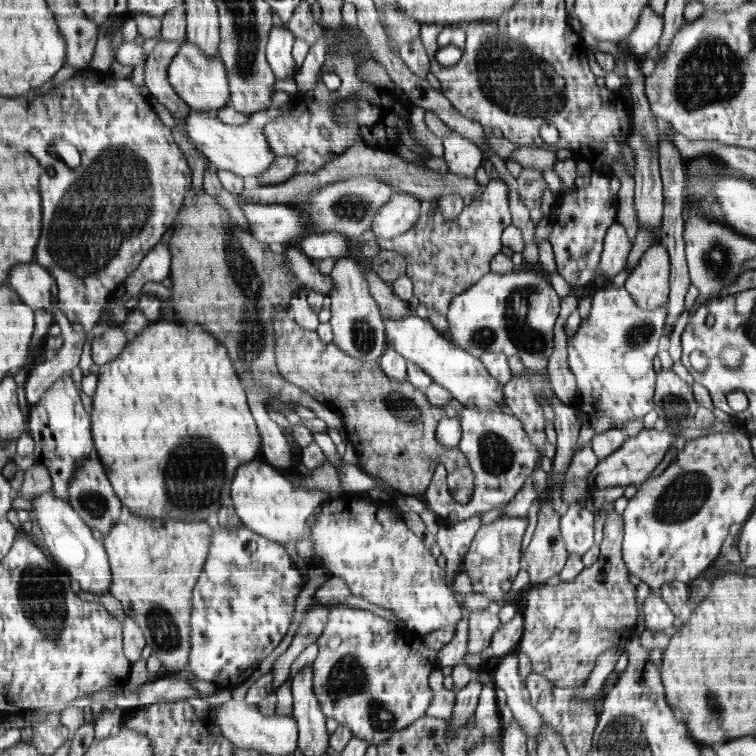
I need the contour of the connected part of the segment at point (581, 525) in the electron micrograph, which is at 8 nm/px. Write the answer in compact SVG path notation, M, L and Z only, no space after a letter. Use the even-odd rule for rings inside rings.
M580 505L567 507L560 516L560 534L569 554L583 555L595 543L595 512Z

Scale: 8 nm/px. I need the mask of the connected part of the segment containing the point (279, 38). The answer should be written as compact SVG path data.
M287 26L276 27L268 32L267 60L279 80L295 80L299 72L298 65L292 57L295 34Z

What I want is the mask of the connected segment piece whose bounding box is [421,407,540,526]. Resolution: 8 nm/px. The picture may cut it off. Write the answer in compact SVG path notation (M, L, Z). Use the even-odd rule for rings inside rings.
M465 407L459 421L462 438L458 447L467 456L475 473L475 486L472 493L474 498L472 497L472 500L470 499L466 504L456 502L447 489L446 468L444 464L438 464L430 480L430 486L421 499L428 509L436 514L440 526L450 526L478 513L483 514L492 508L509 503L540 460L540 450L532 444L531 437L516 416Z

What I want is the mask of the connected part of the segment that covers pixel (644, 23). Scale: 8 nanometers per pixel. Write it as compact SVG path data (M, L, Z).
M646 6L638 18L636 28L633 28L626 38L628 52L634 57L646 55L658 44L662 31L664 31L662 16L650 9L650 6Z

